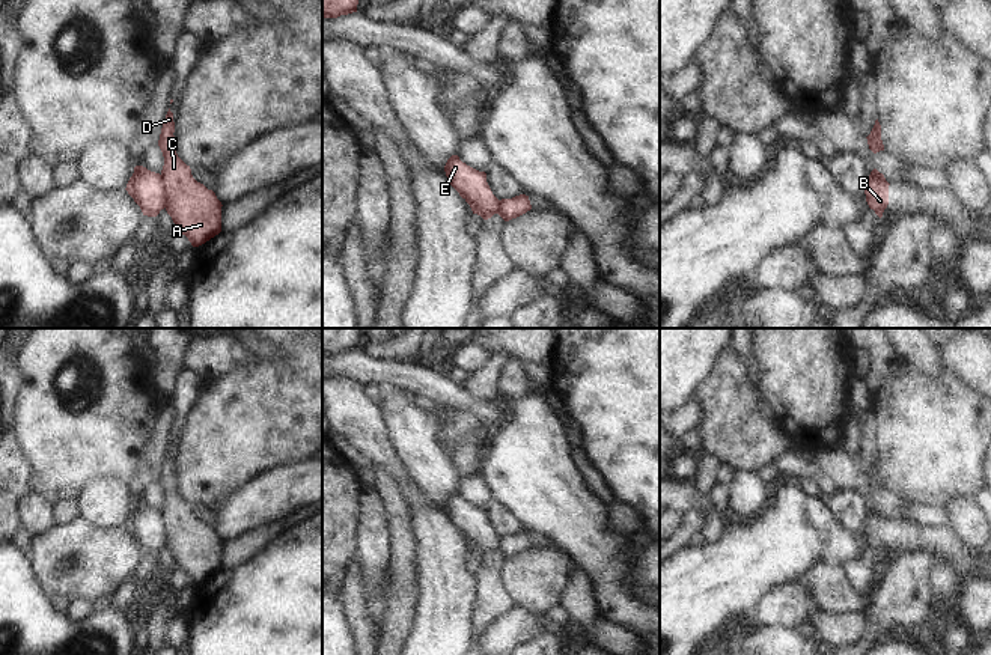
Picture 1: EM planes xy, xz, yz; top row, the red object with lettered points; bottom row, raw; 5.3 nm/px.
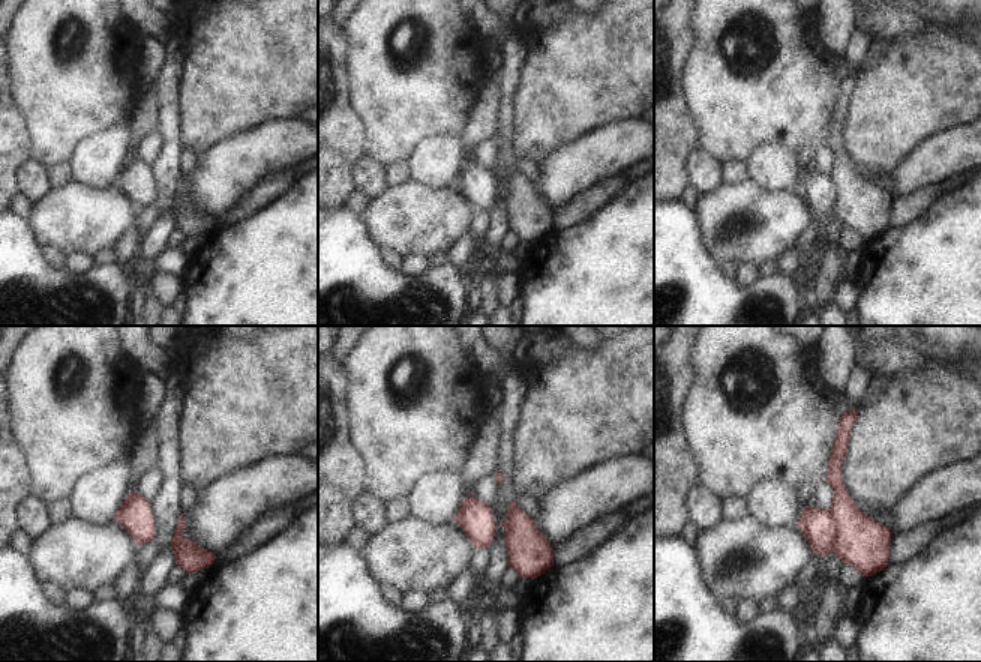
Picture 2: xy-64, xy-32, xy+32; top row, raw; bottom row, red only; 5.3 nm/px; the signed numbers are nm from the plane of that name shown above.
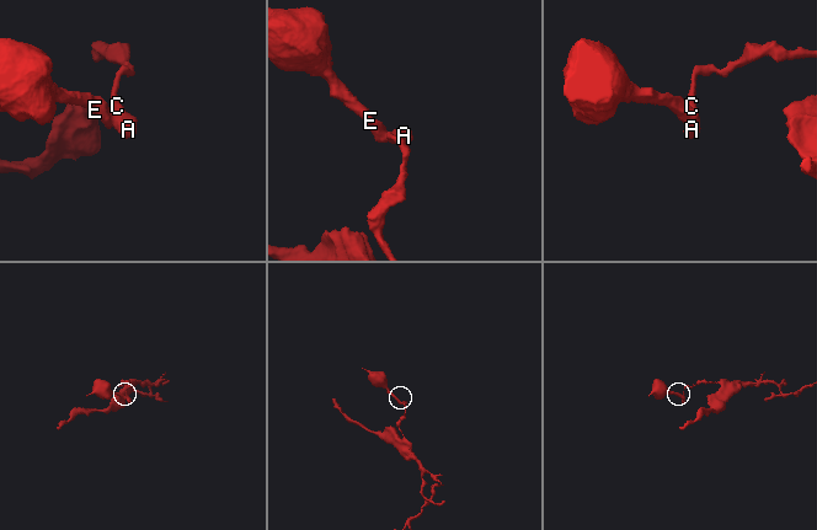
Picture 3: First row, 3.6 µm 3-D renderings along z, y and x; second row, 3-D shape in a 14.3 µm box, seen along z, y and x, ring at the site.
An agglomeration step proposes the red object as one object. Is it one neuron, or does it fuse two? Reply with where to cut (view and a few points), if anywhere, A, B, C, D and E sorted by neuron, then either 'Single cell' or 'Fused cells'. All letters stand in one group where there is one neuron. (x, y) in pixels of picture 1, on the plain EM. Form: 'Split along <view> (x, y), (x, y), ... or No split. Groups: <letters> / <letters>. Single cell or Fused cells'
Split along xy (160, 512), (166, 544). Groups: A C D / B E. Fused cells

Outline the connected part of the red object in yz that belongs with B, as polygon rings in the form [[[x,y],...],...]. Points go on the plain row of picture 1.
[[[878,518],[878,519],[869,519],[864,526],[866,539],[871,547],[875,548],[875,551],[881,556],[884,547],[889,542],[889,519]]]

